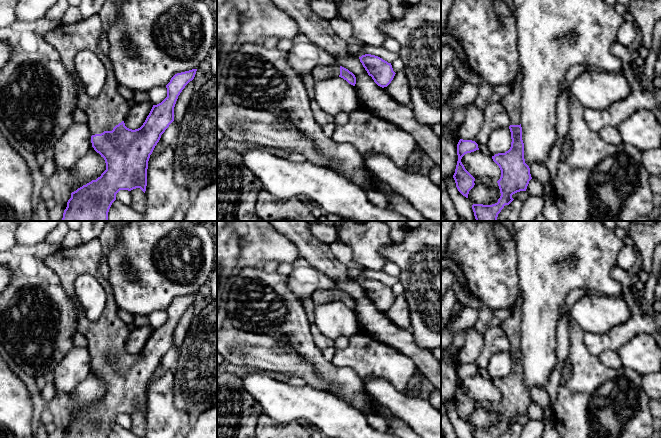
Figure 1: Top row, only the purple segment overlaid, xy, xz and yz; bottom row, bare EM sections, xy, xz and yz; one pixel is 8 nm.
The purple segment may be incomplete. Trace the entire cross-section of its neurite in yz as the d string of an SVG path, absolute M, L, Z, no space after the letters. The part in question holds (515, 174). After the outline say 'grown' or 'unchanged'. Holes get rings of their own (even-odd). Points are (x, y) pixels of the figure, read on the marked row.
M523 70L510 85L512 91L501 98L500 103L506 108L510 117L511 147L505 153L492 156L493 161L501 170L501 177L497 181L501 196L498 202L492 205L473 204L472 209L476 221L497 221L498 214L505 205L514 199L512 195L526 191L532 179L530 168L524 159L524 143L521 127L521 90Z; grown

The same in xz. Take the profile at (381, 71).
M371 54L362 55L359 59L368 75L378 86L384 88L391 83L396 74L391 63Z; unchanged

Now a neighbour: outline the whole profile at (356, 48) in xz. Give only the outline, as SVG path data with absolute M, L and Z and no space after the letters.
M350 38L348 40L348 51L351 55L355 56L355 57L361 57L362 55L365 55L365 51L364 51L364 46L365 44L363 44L362 42L354 39L354 38Z

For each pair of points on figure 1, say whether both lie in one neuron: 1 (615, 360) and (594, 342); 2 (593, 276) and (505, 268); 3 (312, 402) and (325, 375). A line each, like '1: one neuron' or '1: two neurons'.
1: two neurons
2: two neurons
3: two neurons

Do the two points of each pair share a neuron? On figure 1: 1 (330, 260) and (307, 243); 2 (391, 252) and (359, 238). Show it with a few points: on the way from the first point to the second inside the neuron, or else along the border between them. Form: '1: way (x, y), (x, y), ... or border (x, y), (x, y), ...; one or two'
1: way (324, 260), (313, 249); one
2: border (392, 242), (380, 250), (380, 253), (387, 260); two

